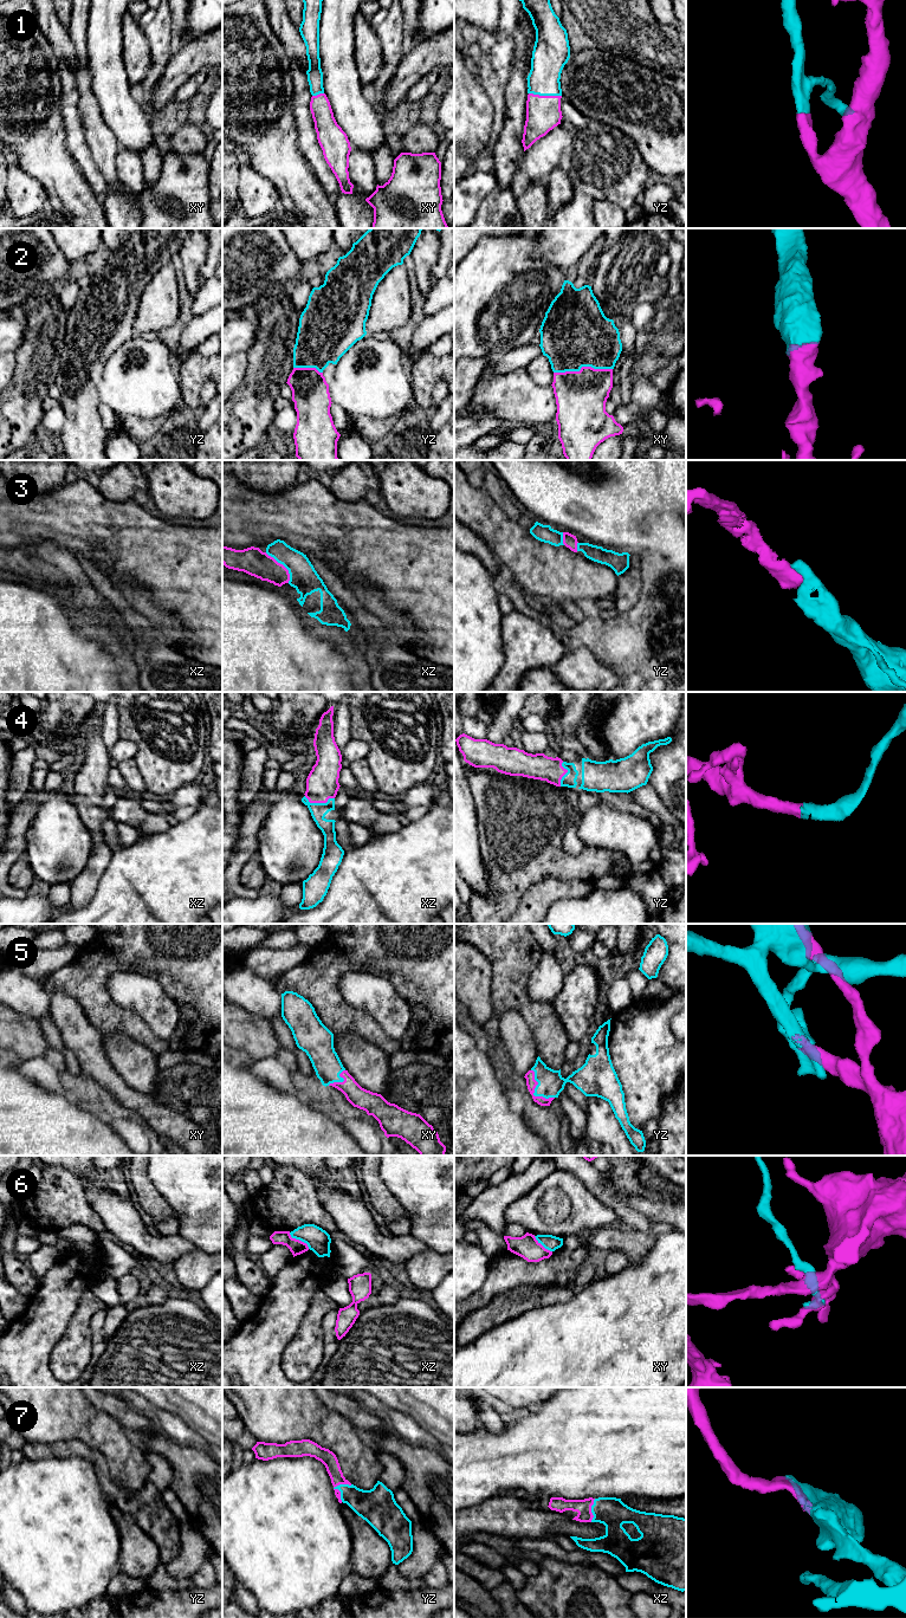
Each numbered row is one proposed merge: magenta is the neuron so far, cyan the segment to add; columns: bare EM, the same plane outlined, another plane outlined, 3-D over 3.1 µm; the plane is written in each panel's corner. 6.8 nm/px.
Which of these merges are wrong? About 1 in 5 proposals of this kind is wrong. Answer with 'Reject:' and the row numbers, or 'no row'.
Reject: 6

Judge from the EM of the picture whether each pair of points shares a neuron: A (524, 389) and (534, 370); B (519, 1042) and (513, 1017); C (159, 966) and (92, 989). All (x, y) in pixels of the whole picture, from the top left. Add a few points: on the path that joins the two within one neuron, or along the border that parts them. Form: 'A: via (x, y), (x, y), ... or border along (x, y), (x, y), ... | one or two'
A: border along (524, 368), (538, 384), (550, 386) | two
B: via (516, 1036), (513, 1023) | one
C: via (141, 962), (114, 962), (104, 971) | one

